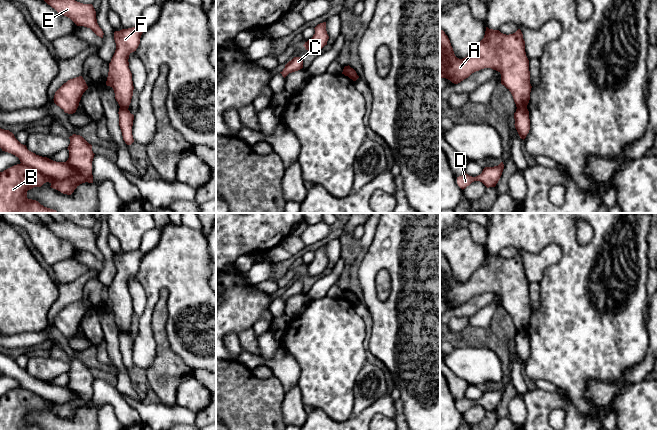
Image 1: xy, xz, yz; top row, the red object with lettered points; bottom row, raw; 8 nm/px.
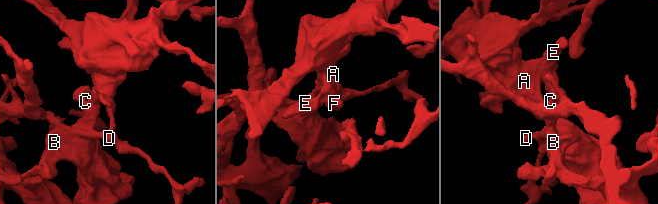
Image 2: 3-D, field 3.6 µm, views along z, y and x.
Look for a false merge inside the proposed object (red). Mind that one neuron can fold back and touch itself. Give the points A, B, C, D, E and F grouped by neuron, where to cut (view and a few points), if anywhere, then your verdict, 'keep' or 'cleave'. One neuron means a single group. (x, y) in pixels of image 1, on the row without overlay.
A B C E F / D; cut in xy along (21, 386), (48, 400), (70, 402), (77, 399); cleave

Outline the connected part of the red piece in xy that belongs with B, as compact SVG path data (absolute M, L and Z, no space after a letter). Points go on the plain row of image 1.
M73 358L69 363L69 382L66 387L77 395L76 401L58 403L22 387L14 389L0 396L0 430L43 430L36 424L28 423L27 415L49 406L51 412L71 419L80 408L85 407L92 398L95 379L92 369L80 359Z

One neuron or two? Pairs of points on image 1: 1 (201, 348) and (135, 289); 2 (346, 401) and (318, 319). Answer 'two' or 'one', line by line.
1: two
2: one

